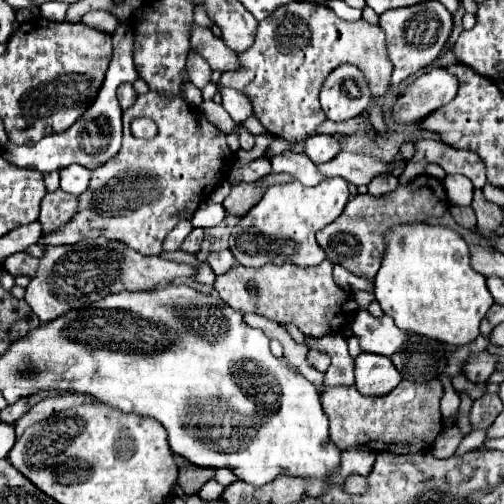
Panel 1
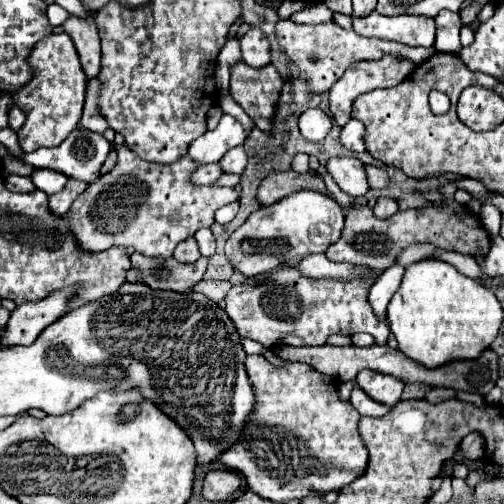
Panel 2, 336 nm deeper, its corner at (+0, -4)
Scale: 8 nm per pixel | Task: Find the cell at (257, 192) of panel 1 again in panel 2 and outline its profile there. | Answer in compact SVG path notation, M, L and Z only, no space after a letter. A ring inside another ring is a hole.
M286 170L286 172L274 172L274 174L266 176L260 182L256 198L262 206L270 206L270 204L282 200L284 196L294 194L298 188L314 188L314 190L326 192L326 186L324 186L320 176L298 174L298 172Z

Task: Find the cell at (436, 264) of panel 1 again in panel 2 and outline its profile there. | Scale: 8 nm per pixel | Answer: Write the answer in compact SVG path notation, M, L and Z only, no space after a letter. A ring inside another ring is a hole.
M422 260L406 268L402 284L388 304L388 322L406 356L436 368L450 360L470 360L486 350L502 326L502 308L490 288L464 276L452 264Z

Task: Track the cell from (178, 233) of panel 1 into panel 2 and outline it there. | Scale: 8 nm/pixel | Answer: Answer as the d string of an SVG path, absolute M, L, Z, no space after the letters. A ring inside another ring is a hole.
M202 228L202 230L198 230L198 232L194 234L194 238L198 240L200 254L206 256L206 258L210 258L210 256L214 254L214 250L216 250L216 242L214 242L214 236L212 236L210 228Z

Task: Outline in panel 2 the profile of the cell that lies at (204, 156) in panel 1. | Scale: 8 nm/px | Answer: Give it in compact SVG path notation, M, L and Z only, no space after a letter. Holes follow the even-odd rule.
M114 144L114 150L118 154L116 166L100 176L96 182L92 182L70 206L70 210L62 216L62 220L68 224L68 228L74 234L74 240L78 248L88 252L102 252L114 246L120 248L136 248L136 252L144 256L162 256L170 258L176 244L182 240L194 236L198 228L210 228L214 224L214 212L234 200L238 200L238 192L234 188L222 188L222 186L200 186L192 182L192 172L200 166L196 160L190 158L190 154L184 154L180 160L172 164L156 164L146 162L138 158L126 144Z

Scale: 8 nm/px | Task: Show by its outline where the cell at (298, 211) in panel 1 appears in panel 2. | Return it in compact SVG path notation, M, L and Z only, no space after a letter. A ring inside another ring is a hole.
M298 190L276 204L262 206L252 212L248 220L228 238L226 258L244 276L258 276L282 264L290 264L294 258L326 252L326 248L340 238L342 226L344 212L330 194Z

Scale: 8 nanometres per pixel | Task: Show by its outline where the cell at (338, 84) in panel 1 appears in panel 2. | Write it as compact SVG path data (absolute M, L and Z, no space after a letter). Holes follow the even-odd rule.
M384 56L382 60L374 60L374 62L354 62L344 76L330 88L330 112L332 118L338 126L344 126L350 118L352 118L352 104L360 94L372 92L376 88L392 88L396 84L400 84L410 72L412 72L414 64L410 64L408 60L394 60L394 56Z

